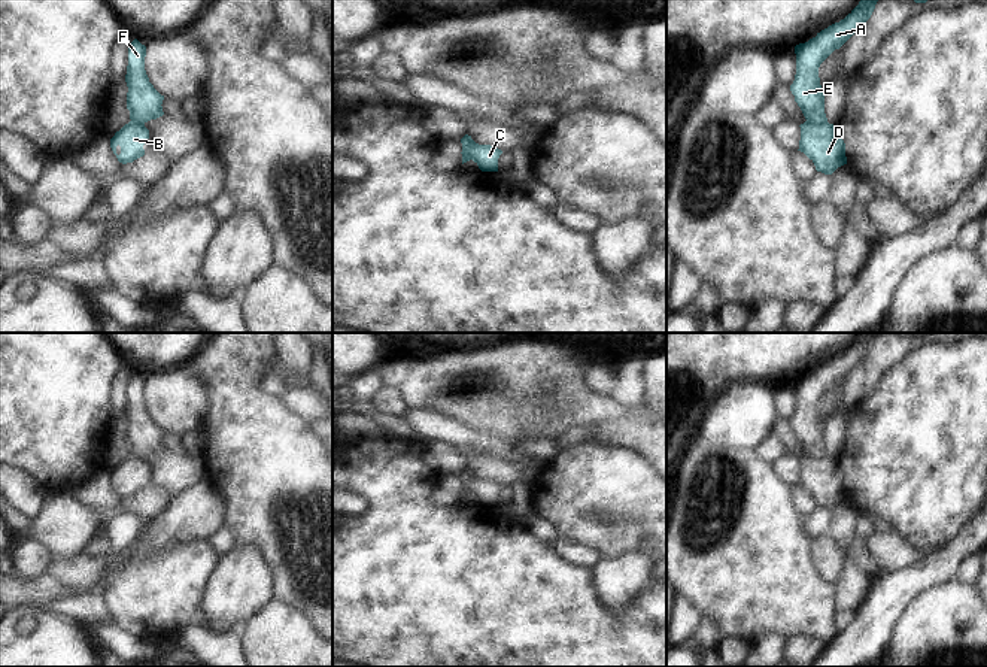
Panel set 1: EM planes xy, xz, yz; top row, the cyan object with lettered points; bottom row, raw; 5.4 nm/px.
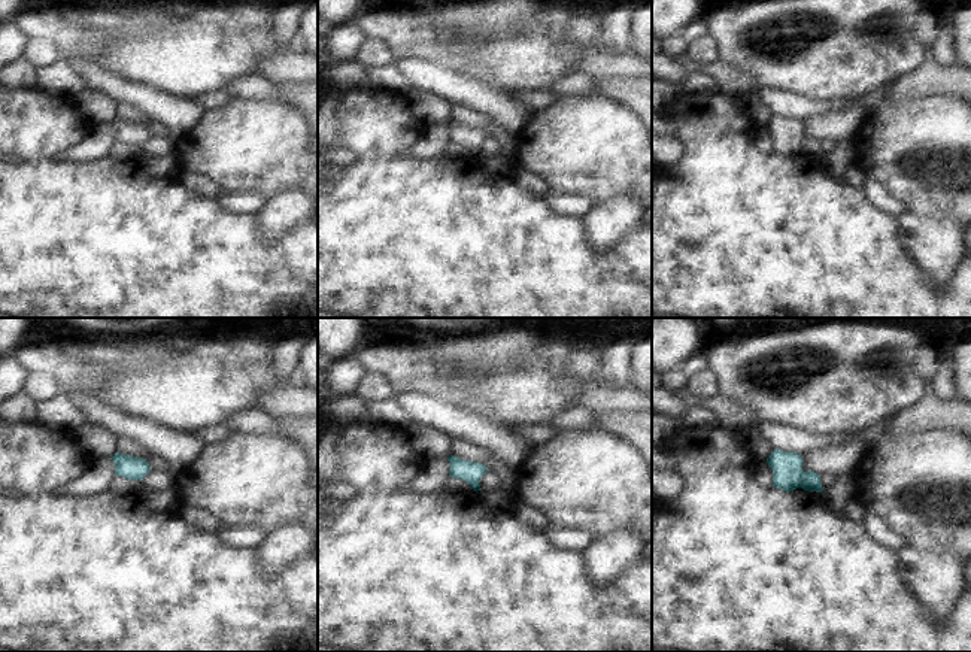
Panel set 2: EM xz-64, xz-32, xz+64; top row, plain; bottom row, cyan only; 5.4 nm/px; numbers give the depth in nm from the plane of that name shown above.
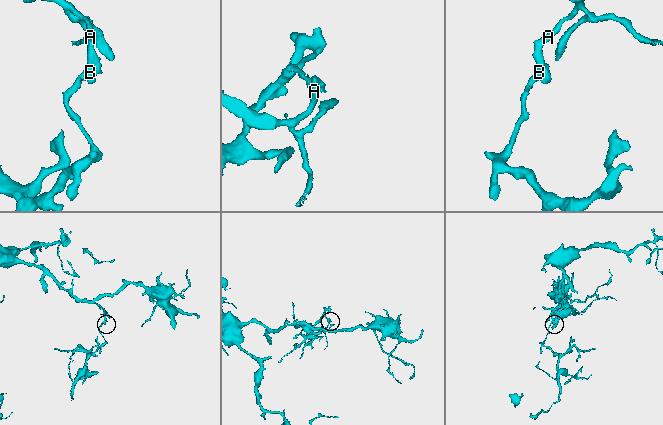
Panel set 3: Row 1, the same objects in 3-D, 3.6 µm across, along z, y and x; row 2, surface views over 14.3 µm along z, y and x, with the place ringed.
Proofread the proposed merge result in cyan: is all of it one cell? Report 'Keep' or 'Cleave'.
Cleave.

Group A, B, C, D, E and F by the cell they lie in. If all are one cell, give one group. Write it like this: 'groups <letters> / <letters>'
groups A C E F / B D

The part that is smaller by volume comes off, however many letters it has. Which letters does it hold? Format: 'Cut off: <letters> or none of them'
Cut off: B, D

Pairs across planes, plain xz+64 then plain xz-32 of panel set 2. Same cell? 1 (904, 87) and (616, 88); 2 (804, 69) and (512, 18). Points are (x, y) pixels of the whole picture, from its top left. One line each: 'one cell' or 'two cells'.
1: one cell
2: one cell

